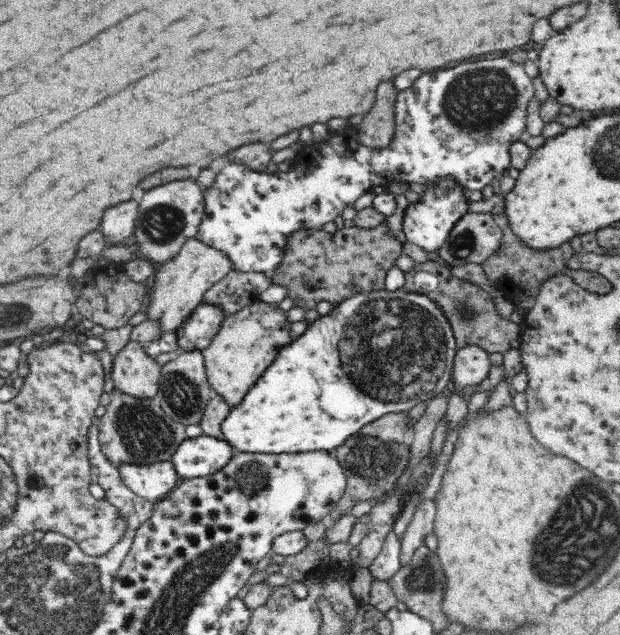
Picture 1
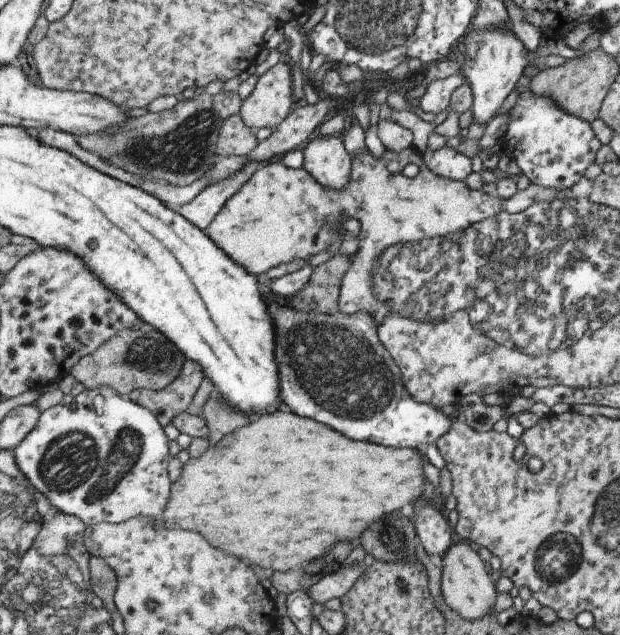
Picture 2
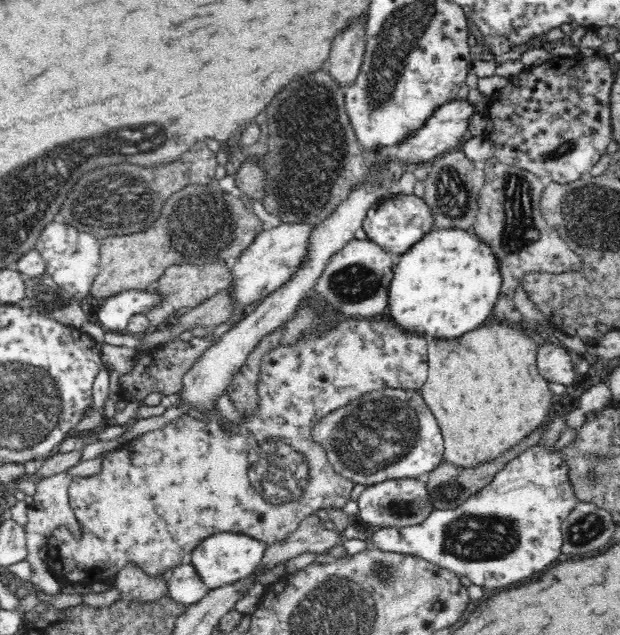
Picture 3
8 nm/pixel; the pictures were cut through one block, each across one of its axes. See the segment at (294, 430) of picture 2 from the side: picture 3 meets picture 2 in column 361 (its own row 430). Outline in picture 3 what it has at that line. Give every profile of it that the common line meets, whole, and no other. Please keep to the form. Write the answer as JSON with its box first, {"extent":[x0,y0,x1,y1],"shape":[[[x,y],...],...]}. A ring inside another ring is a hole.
{"extent":[420,322,558,470],"shape":[[[488,322],[456,342],[428,340],[428,378],[420,388],[422,398],[438,418],[444,436],[444,462],[456,470],[476,470],[488,462],[496,462],[510,450],[522,444],[522,440],[540,426],[546,426],[558,412],[554,394],[548,390],[548,382],[538,372],[538,346],[524,334],[524,330],[508,328],[502,322]]]}

